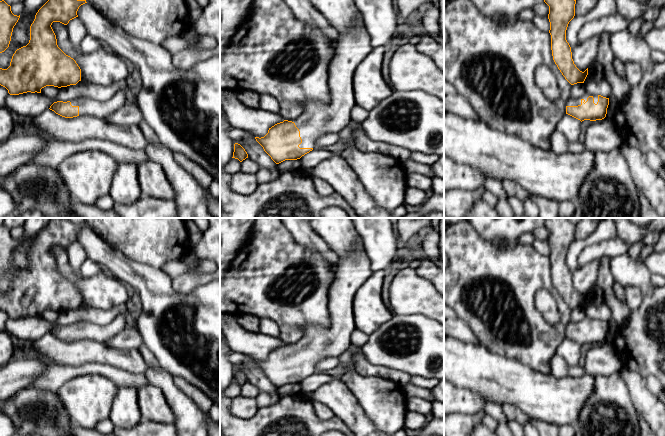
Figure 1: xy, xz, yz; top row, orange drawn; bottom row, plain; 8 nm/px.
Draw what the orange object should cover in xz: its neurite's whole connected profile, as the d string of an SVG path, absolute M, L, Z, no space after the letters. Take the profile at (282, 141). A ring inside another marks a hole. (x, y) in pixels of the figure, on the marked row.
M358 12L357 21L348 33L339 33L335 55L328 69L330 98L327 102L308 100L303 105L302 114L294 120L277 123L269 128L264 137L255 137L271 159L279 164L285 160L297 160L315 148L317 139L326 133L339 133L351 122L350 112L356 105L353 78L358 65L373 50L363 18Z

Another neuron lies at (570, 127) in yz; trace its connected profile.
M565 114L559 122L558 130L566 137L567 141L578 141L581 132L581 121Z

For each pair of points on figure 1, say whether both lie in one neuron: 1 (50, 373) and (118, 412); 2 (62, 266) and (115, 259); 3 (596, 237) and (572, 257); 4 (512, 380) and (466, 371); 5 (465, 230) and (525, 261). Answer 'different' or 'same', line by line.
1: different
2: different
3: same
4: same
5: same

